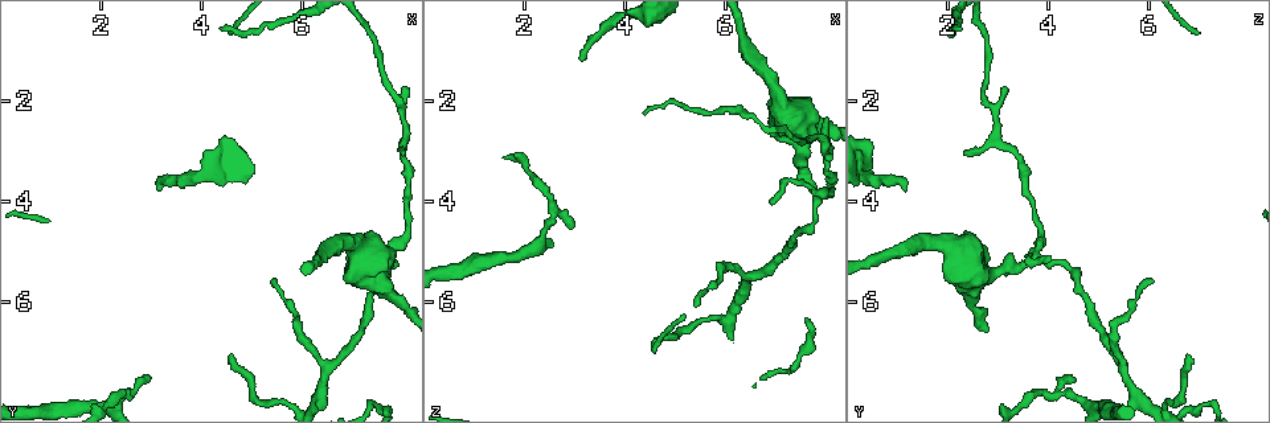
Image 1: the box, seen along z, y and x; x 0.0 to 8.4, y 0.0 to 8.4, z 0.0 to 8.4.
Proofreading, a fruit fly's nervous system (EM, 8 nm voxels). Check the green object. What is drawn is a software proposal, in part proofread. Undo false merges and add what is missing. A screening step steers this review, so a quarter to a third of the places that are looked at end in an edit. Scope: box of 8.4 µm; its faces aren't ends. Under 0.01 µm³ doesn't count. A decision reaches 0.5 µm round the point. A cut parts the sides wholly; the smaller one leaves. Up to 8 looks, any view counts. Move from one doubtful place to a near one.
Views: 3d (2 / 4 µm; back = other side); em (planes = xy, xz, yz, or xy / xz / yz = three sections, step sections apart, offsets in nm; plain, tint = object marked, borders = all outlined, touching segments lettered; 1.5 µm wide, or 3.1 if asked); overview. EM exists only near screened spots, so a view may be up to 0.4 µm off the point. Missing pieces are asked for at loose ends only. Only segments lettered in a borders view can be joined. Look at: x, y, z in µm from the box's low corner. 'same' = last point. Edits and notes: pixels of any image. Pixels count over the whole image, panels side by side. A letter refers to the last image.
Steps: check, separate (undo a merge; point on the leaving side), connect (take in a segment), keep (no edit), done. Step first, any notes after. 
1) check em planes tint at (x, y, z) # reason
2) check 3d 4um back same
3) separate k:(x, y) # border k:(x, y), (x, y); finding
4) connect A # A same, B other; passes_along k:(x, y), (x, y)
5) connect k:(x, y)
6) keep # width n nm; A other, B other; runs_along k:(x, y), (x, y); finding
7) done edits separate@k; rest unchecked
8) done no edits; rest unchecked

check em planes borders at (4.55, 7.05, 6.70) # tapers out

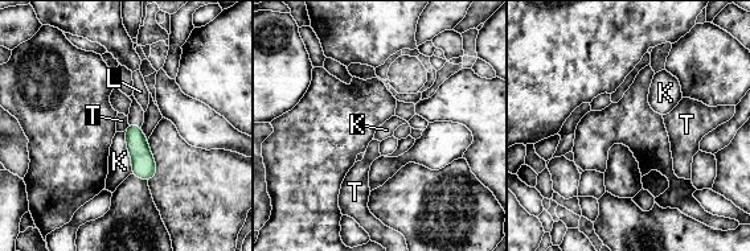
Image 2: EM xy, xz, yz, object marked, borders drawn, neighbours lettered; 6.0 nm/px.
keep # width 130 nm; K other, L other, T other; border 2:(124, 131), (132, 173); none of them fits

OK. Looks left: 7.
check em planes tint at (6.50, 7.30, 5.50) # side arm on a straight run

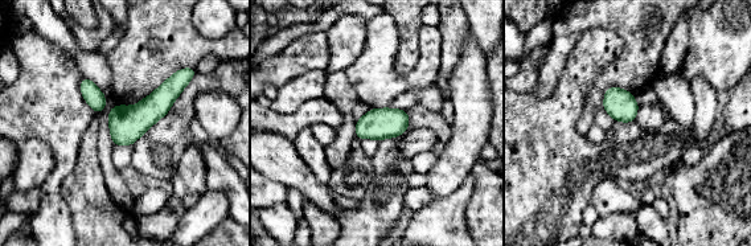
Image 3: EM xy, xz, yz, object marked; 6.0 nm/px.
check em planes borders same # what lies round it

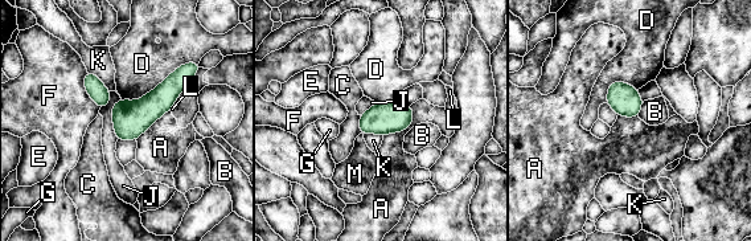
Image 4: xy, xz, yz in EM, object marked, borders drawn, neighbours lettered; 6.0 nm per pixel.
keep # width 190 nm; A other, B other, C other, D other, E other, F other, G other, J other, K other, L other, M other; one neuron here

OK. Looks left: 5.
check 3d 2um back at (7.75, 5.10, 3.65) # branch point

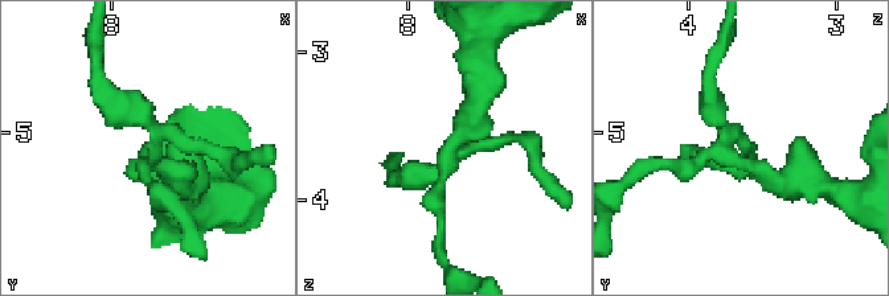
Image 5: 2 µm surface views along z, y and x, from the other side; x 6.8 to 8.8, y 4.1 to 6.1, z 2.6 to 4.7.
check em planes tint at (7.72, 5.16, 3.66)

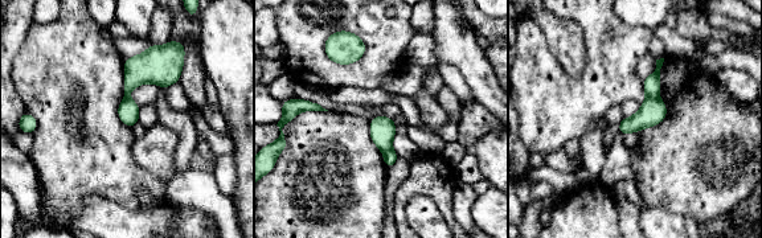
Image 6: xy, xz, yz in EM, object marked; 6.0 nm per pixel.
check em planes borders same

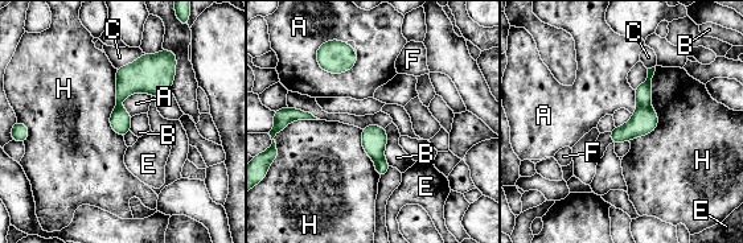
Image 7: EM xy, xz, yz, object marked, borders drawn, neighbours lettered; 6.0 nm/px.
separate 7:(381, 165) # longest_contact H 480 nm; A other, B other, C other, E other, F other, H other; two neurons meet here

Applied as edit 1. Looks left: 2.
done edits separate@7; rest unchecked

